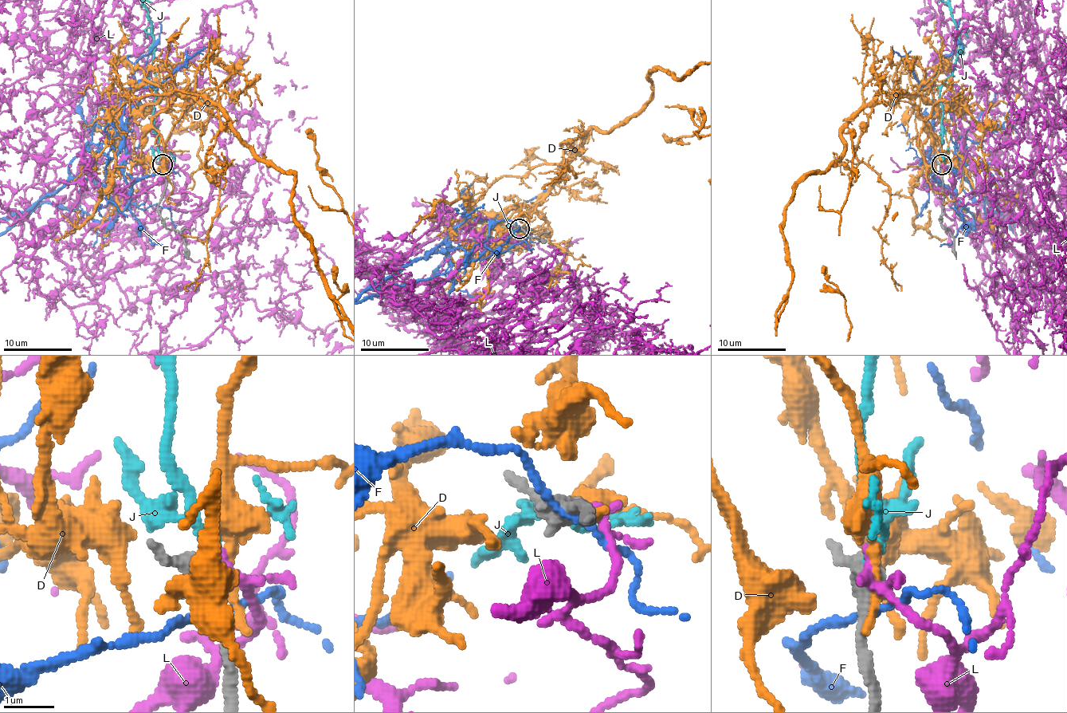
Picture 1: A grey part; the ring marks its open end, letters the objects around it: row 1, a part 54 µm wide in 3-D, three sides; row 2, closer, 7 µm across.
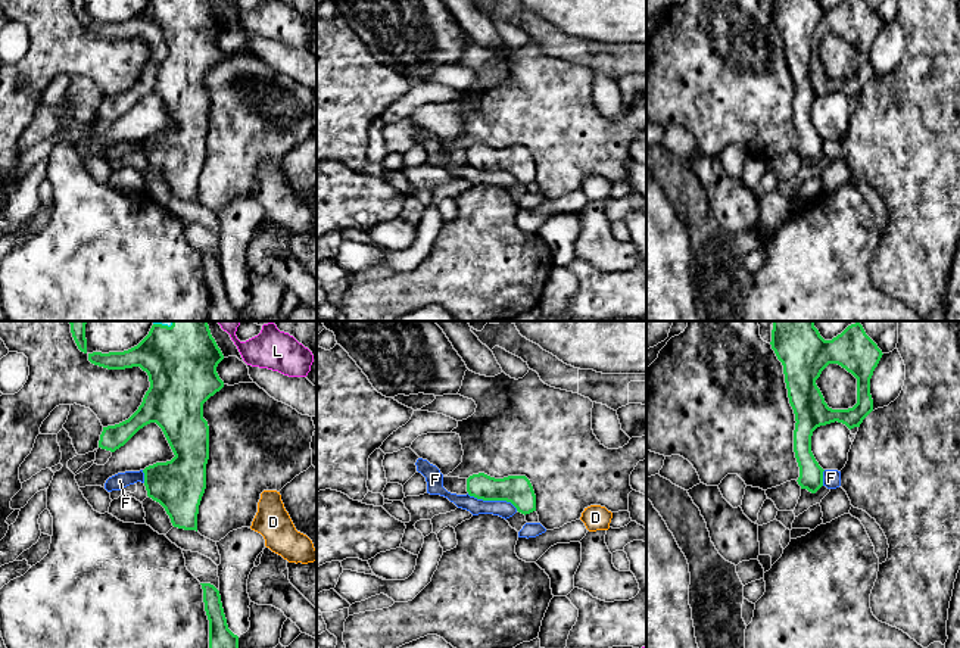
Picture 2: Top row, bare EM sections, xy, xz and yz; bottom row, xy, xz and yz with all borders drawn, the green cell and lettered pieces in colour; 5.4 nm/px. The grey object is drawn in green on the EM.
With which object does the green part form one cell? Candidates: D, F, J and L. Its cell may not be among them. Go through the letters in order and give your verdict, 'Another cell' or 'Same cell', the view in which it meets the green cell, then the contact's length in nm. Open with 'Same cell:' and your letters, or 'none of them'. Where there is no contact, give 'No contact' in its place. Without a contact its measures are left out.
Same cell: J
D: Another cell. No contact
F: Another cell. Touches green in xz. Shared border 300 nm
J: Same cell. No contact
L: Another cell. No contact

